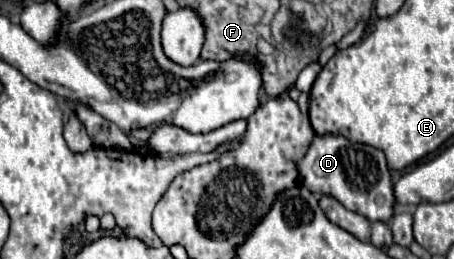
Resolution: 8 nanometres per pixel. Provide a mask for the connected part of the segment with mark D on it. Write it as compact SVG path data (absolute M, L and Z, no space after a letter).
M315 135L309 151L301 161L297 161L297 171L303 185L321 195L333 195L349 211L367 217L371 223L389 223L395 215L395 193L391 183L391 173L381 149L351 143L341 135Z

